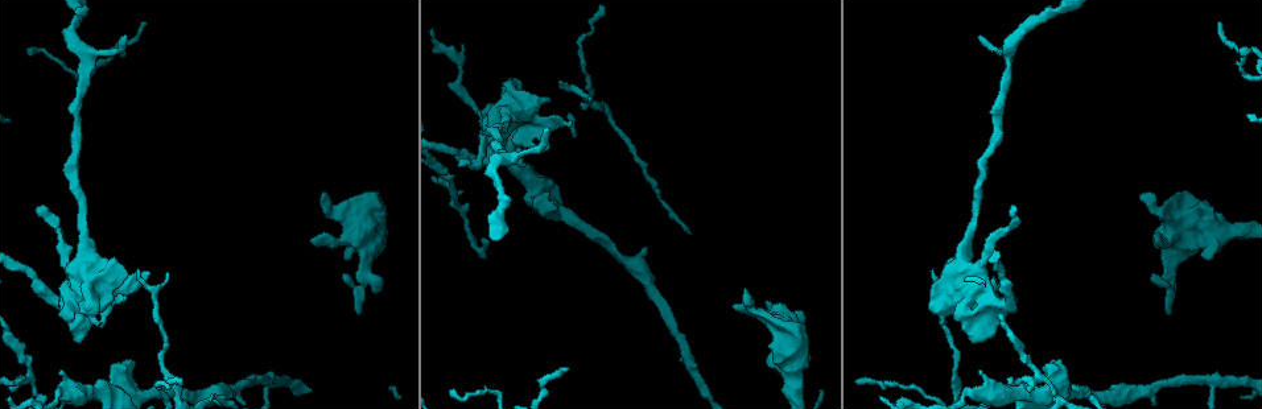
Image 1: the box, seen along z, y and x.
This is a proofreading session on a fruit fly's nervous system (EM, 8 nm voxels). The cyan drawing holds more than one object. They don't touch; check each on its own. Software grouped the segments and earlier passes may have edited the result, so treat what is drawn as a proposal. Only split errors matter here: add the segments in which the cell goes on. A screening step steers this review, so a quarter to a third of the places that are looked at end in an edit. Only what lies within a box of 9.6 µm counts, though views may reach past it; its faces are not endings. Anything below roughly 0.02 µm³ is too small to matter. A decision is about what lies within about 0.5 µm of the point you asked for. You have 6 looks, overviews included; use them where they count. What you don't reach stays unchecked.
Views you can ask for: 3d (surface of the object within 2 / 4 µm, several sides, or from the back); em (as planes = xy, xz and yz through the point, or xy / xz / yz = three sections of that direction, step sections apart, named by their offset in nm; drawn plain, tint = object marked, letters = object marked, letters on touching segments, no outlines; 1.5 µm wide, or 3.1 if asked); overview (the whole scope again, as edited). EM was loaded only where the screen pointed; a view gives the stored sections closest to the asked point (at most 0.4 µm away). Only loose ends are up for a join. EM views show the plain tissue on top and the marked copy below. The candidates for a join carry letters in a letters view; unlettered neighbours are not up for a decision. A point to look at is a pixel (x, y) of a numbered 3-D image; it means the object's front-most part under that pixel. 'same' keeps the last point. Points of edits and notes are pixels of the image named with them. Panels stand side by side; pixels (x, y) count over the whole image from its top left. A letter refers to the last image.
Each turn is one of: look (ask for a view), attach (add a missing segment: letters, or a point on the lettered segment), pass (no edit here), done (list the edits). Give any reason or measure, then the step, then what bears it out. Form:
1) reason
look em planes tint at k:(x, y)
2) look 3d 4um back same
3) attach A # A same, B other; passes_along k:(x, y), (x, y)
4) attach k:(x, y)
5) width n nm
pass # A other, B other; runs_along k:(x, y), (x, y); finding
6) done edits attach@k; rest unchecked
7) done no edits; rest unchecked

tapers out
look 3d 2um at 1:(63, 371)

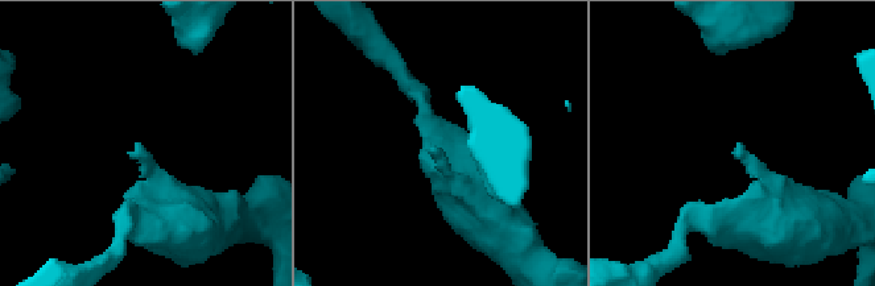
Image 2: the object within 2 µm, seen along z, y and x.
need the tissue
look em xy step 4 letters at 2:(740, 143)

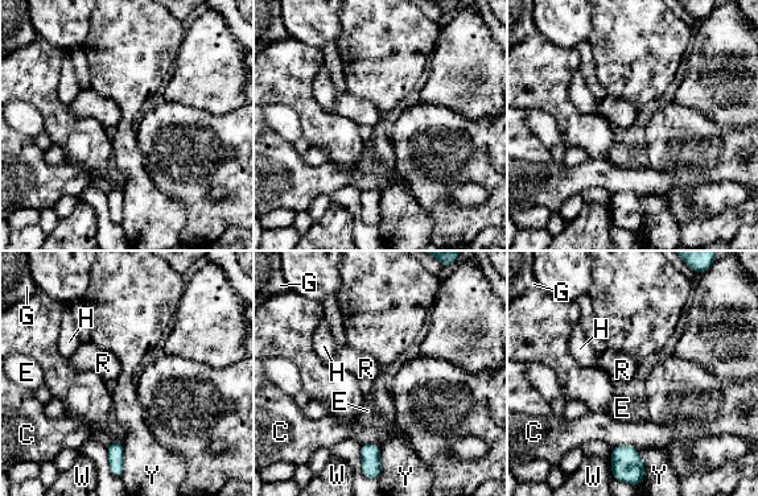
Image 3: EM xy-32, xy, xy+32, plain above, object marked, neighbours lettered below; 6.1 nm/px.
look em planes letters same

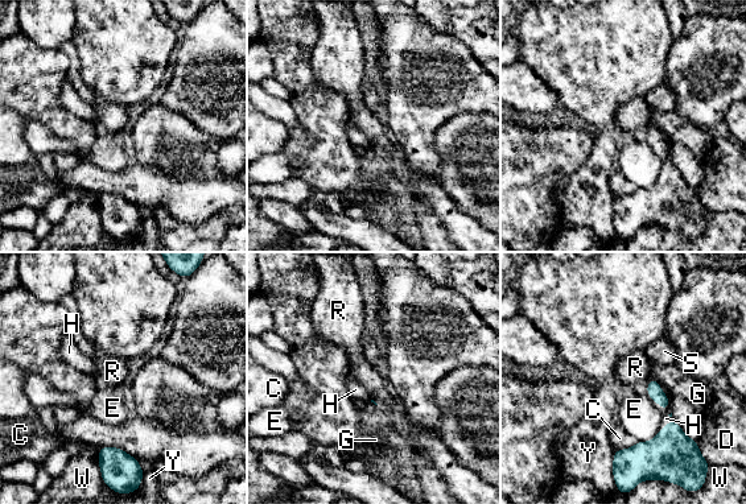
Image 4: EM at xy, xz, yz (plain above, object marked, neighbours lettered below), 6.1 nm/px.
longest_contact C 240 nm
attach H # C other, D other, E other, G other, H same, R other, S other, W other, Y other; passes_along 4:(654, 391), (660, 408), (666, 418); the cell continues

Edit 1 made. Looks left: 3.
look overview

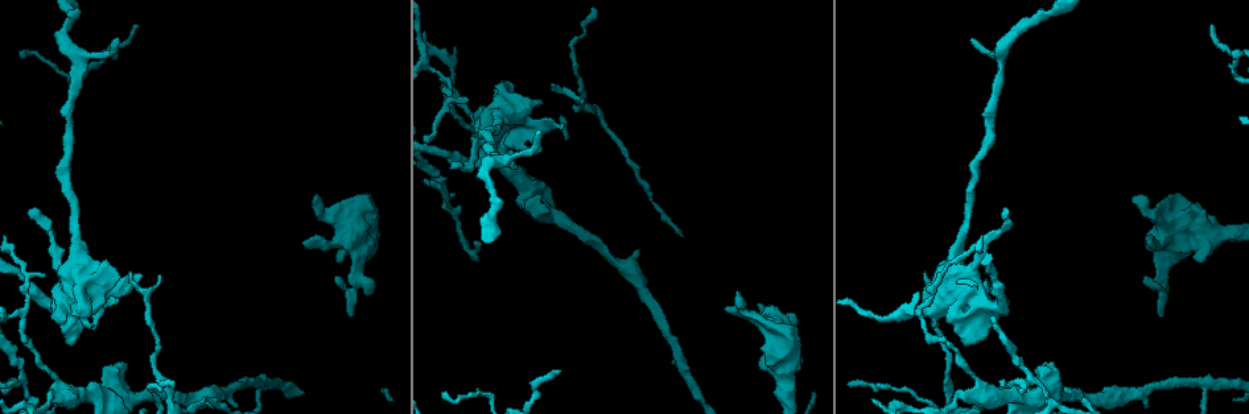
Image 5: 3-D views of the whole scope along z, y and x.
free end
look em planes letters at 5:(342, 256)

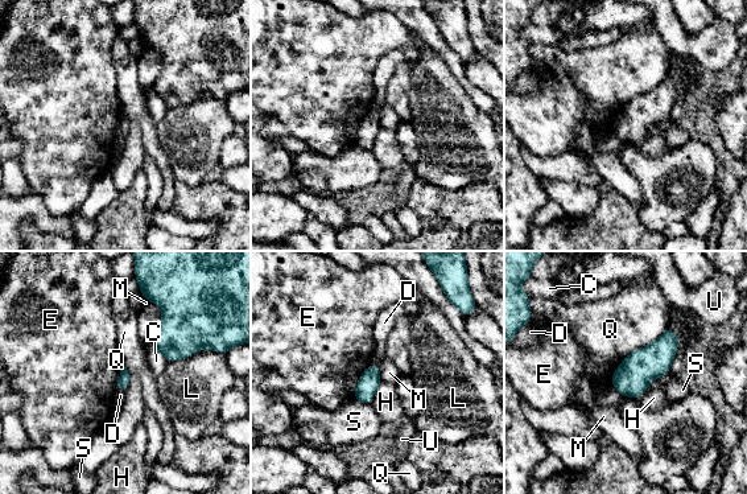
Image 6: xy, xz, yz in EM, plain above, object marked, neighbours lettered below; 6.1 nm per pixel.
pass # C other, D other, E other, H other, L other, M other, Q other, S other, U other; border 6:(145, 299), (161, 311), (152, 346); no lettered segment goes on from it

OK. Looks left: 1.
done edits attach@4; rest unchecked

